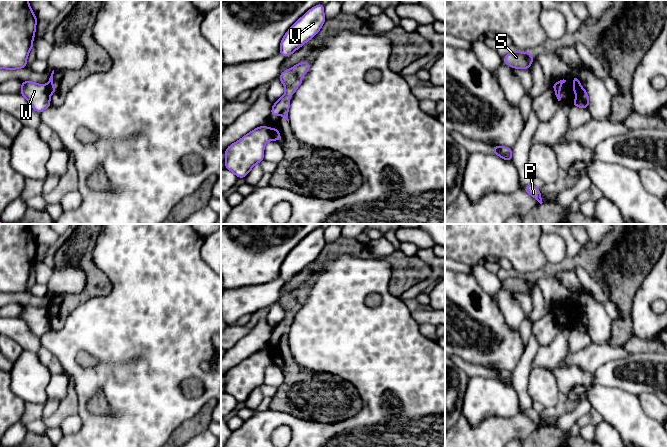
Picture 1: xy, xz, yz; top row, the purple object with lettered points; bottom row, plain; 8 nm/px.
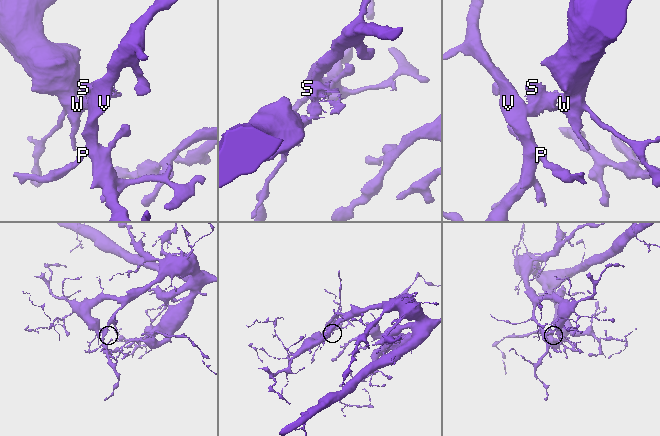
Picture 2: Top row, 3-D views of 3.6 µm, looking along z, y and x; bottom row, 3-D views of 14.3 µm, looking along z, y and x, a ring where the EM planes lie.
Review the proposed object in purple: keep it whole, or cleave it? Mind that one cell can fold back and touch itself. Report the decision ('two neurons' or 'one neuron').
two neurons

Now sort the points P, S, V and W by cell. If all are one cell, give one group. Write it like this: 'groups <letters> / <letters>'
groups P V W / S

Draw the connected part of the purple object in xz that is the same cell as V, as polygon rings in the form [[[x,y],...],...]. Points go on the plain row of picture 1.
[[[323,227],[309,233],[283,260],[280,266],[279,277],[284,281],[290,280],[307,265],[314,262],[325,245]]]

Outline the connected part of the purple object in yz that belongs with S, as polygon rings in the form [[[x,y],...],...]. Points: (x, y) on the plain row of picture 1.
[[[513,274],[502,283],[502,286],[508,288],[513,293],[531,293],[530,288],[533,287],[534,284],[530,276]]]

